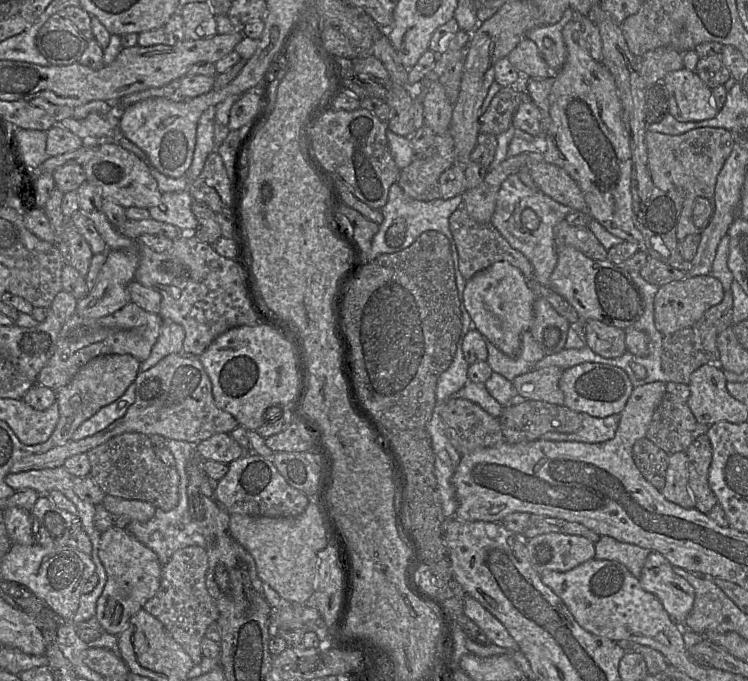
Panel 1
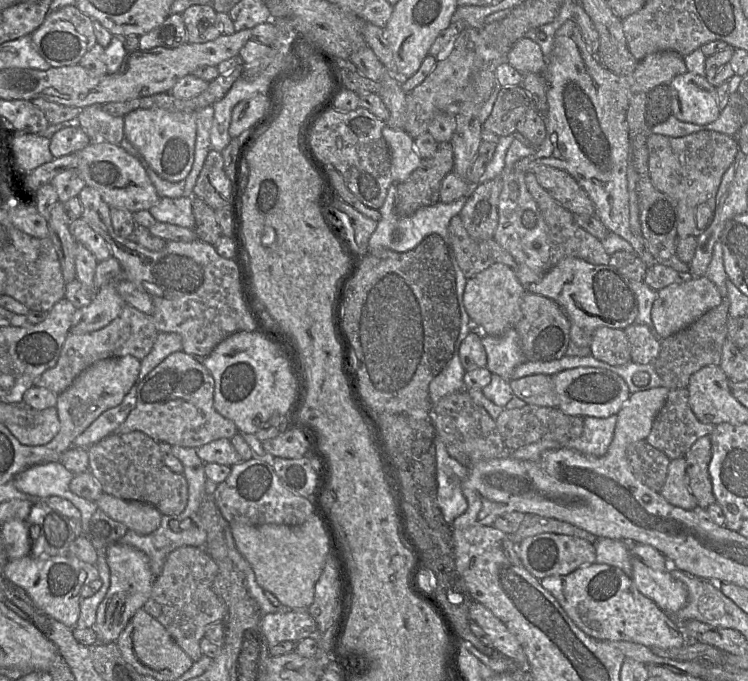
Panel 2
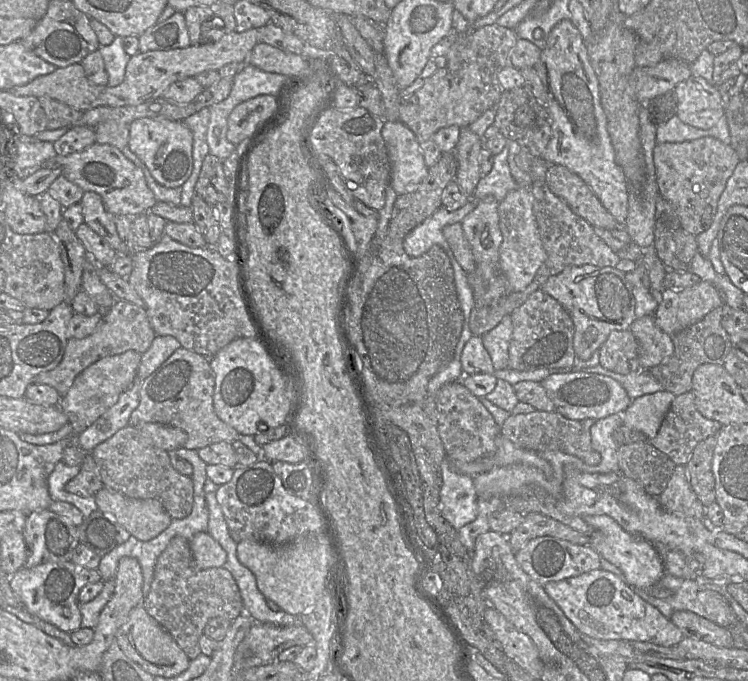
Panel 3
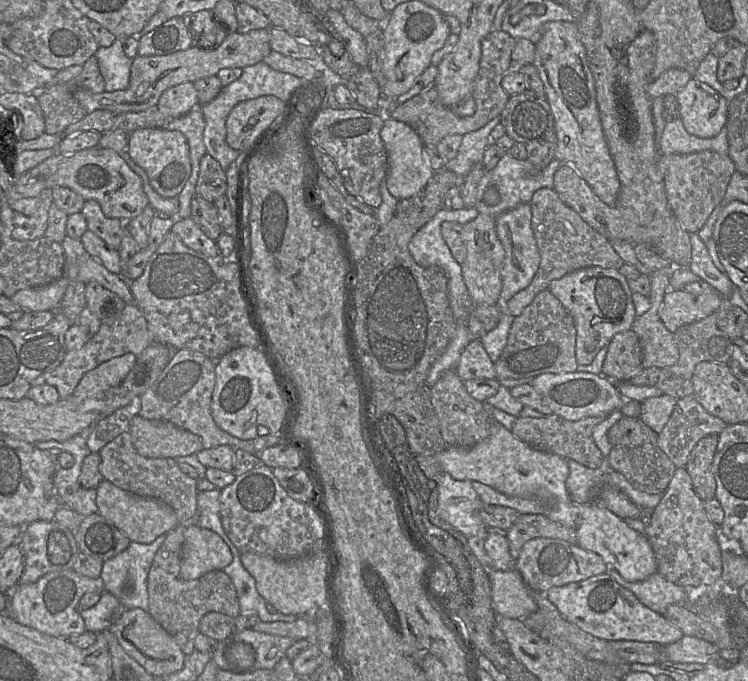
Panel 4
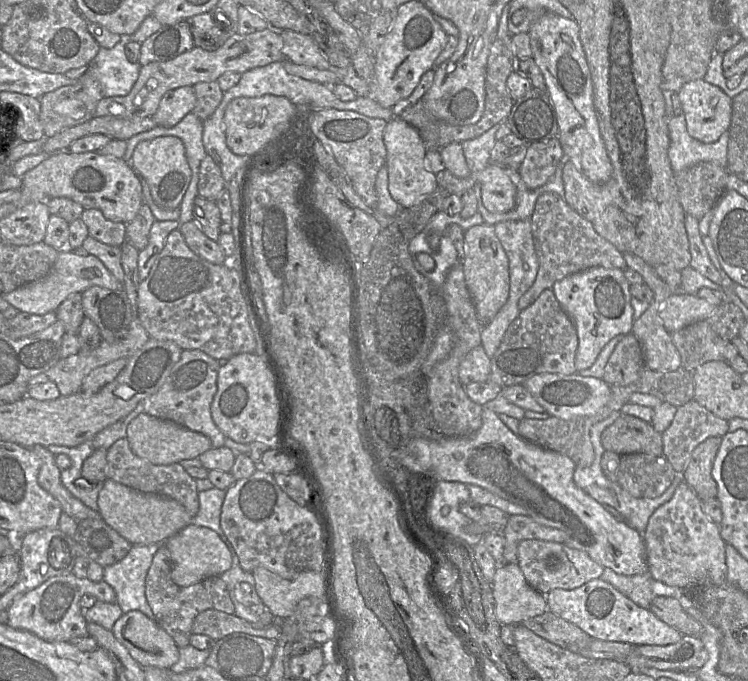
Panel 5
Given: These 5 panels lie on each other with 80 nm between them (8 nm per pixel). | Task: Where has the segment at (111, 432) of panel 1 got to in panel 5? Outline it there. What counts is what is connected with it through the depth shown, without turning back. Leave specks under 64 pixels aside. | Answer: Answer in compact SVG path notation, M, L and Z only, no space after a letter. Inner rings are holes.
M198 349L182 350L179 361L159 390L142 400L144 413L175 422L207 436L212 448L224 446L226 436L212 419L211 403L217 392L217 377L221 364Z

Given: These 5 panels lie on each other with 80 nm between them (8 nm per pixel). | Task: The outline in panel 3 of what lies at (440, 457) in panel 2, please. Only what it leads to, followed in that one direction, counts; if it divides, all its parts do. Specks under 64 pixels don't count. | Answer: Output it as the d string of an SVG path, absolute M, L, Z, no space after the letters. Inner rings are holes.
M448 457L441 462L441 475L440 511L459 530L474 521L478 514L474 477L457 472Z

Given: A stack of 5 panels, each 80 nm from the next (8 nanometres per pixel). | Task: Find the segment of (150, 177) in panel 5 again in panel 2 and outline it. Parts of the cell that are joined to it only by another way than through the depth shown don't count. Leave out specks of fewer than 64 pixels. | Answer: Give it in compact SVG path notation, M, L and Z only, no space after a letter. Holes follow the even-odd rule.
M138 109L123 117L125 138L141 153L159 177L169 182L186 179L194 162L196 113Z

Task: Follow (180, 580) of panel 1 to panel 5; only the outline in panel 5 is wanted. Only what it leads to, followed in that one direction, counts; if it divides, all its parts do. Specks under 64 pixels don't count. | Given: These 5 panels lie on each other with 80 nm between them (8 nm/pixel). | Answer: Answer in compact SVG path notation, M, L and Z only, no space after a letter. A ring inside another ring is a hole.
M161 543L146 575L145 596L154 621L174 640L178 648L182 648L189 645L192 624L198 614L214 609L233 615L235 608L227 586L220 576L208 577L196 584L180 587L172 581L170 572L169 553L165 544Z

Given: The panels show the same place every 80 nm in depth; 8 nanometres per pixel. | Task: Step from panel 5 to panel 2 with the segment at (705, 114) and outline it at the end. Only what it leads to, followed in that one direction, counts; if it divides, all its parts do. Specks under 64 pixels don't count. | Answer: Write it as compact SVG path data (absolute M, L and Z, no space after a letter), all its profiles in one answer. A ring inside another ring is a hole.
M690 72L675 76L669 83L672 115L682 122L705 125L720 115L716 87L704 76Z

